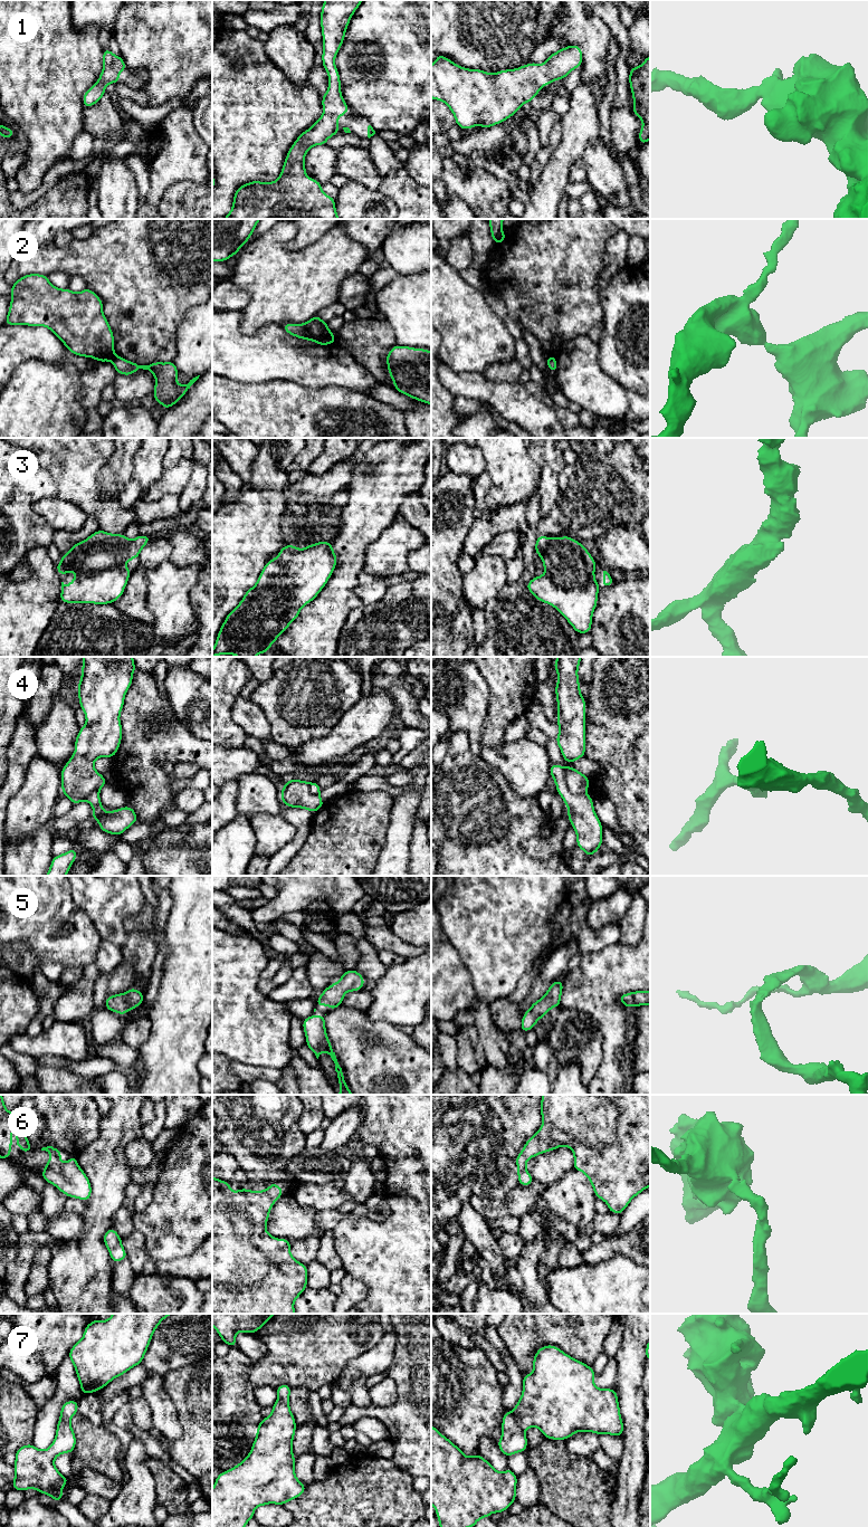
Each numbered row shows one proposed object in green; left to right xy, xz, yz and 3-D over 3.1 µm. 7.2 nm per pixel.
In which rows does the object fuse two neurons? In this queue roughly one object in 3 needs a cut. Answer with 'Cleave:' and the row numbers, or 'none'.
Cleave: 2, 4

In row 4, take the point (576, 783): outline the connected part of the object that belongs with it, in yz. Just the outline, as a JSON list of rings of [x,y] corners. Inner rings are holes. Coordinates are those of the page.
[[[564,767],[564,780],[572,794],[582,794],[588,791],[590,779],[574,767]]]

